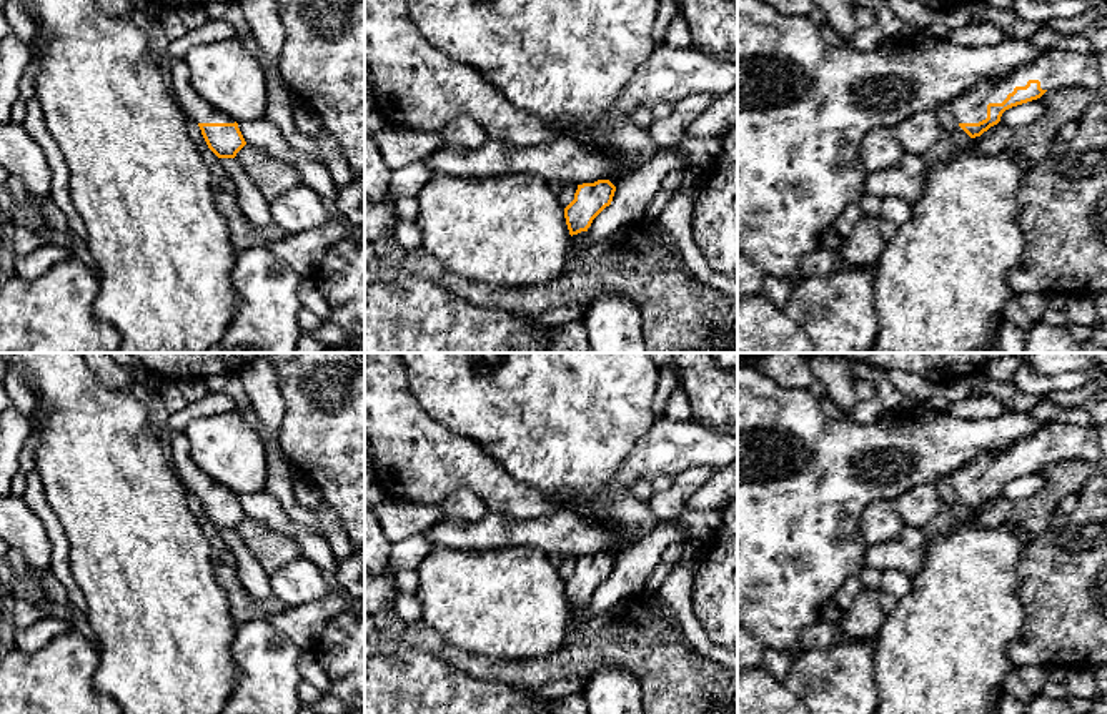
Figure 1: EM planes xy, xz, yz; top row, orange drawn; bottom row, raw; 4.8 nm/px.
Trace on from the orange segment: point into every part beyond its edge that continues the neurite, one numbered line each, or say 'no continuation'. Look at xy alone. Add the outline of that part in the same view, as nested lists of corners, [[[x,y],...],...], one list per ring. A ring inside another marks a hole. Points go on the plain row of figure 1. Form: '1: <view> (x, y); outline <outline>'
1: xy (198, 483); outline [[[183,431],[171,436],[171,464],[186,489],[196,496],[235,496],[228,488],[205,474],[190,456],[190,443]]]

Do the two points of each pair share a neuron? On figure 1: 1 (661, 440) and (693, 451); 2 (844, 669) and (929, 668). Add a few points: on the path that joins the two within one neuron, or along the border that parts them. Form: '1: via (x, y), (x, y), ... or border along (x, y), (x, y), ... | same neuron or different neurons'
1: via (670, 445), (685, 445) | same neuron
2: border along (874, 638), (879, 696) | different neurons

